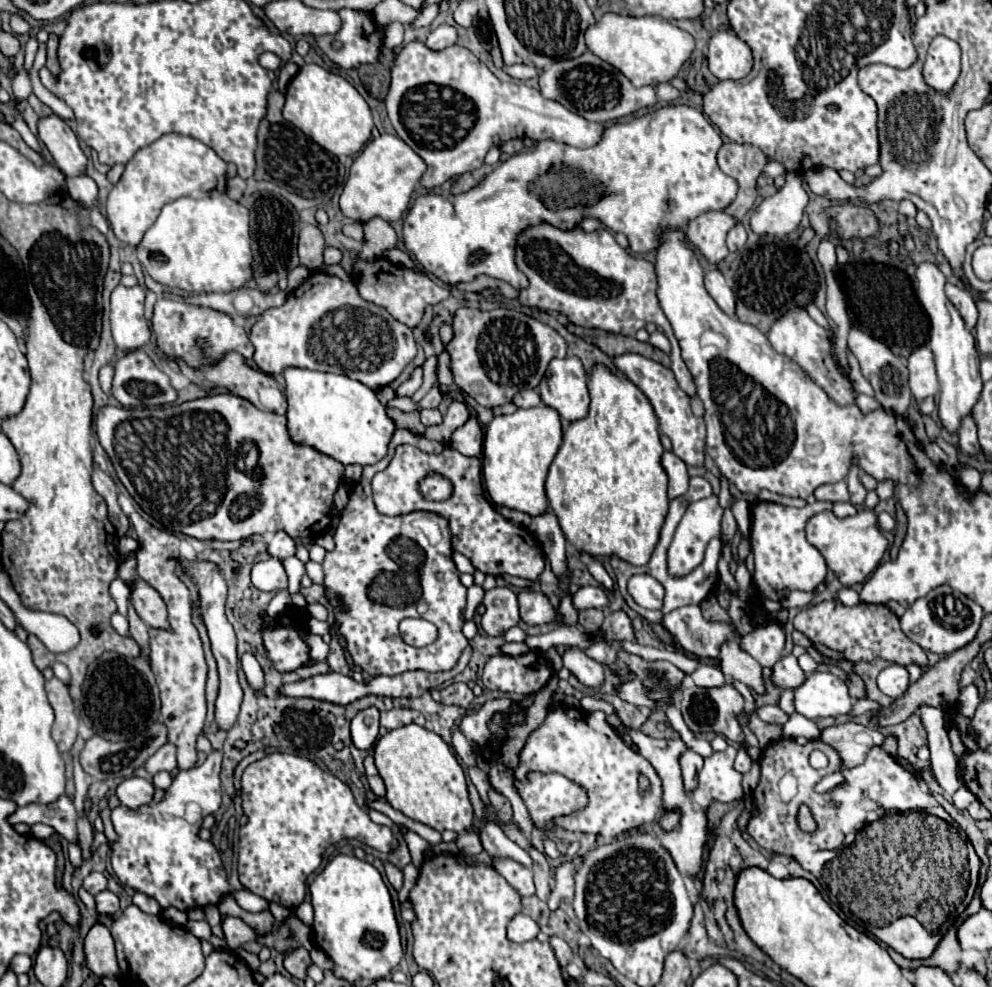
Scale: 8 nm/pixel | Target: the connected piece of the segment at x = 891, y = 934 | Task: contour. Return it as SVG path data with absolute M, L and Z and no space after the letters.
M901 917L877 929L871 925L869 932L907 959L927 959L941 938L940 932L927 931L915 917Z

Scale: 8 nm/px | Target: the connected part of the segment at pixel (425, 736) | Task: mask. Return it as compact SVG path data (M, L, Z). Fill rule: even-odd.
M415 723L387 731L373 745L373 759L387 787L385 799L393 809L437 831L455 831L459 835L471 833L475 815L463 767L437 733Z

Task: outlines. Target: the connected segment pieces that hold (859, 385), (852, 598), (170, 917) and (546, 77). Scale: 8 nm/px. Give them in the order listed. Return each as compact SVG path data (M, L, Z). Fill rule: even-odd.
M848 348L846 350L846 353L850 367L848 376L852 382L854 389L859 393L863 393L873 397L873 388L871 387L869 382L863 377L856 357L853 355L853 353L851 353Z
M847 587L841 589L841 591L837 591L835 599L837 599L839 603L843 603L843 605L859 605L859 603L861 603L859 593L857 593L855 589L847 589Z
M169 907L169 909L165 909L163 911L163 917L169 921L169 923L173 923L173 925L181 925L181 927L185 927L187 925L187 913L185 911L179 911L179 909L175 909L175 907Z
M585 51L581 57L555 61L553 65L545 67L539 77L539 87L543 97L553 99L563 107L567 107L569 111L595 123L607 123L607 121L625 117L657 101L653 87L649 85L639 89L633 87L631 81L621 71L617 71L615 67L611 67L609 63L605 63L603 59L595 57L589 51Z

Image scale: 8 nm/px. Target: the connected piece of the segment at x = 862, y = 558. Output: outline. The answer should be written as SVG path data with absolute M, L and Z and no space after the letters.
M823 511L813 515L805 527L807 541L819 549L827 567L843 585L865 583L869 575L877 569L883 553L887 551L887 539L877 525L877 515L873 511L861 511L855 517L835 517L833 511Z

